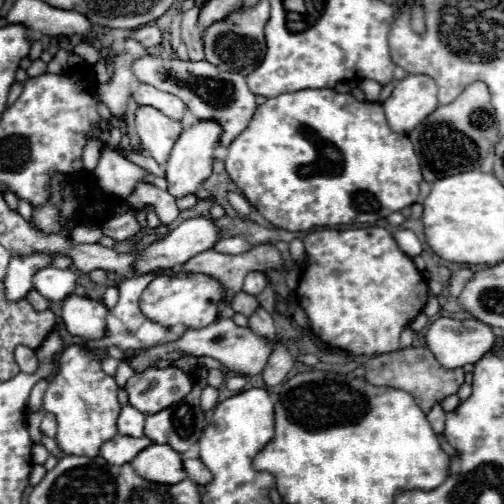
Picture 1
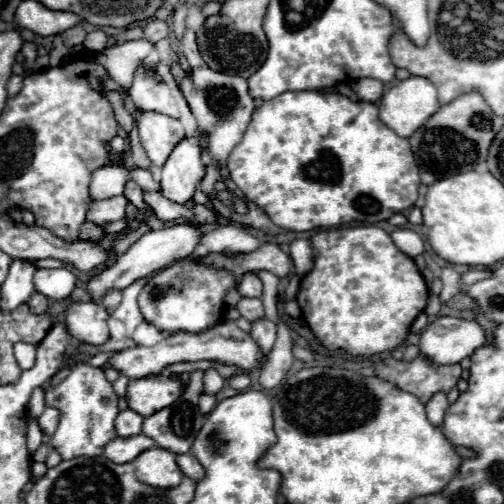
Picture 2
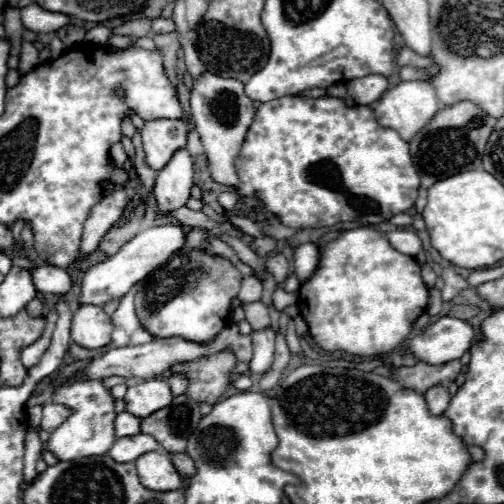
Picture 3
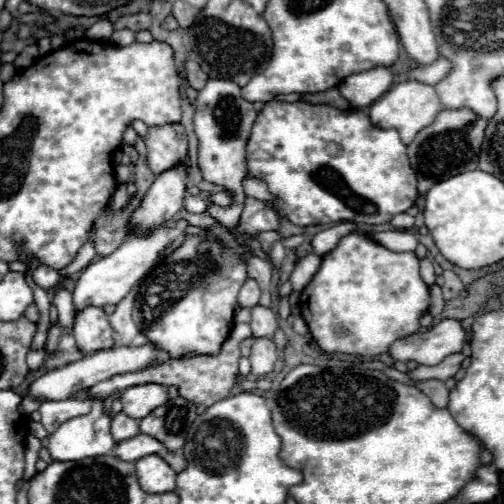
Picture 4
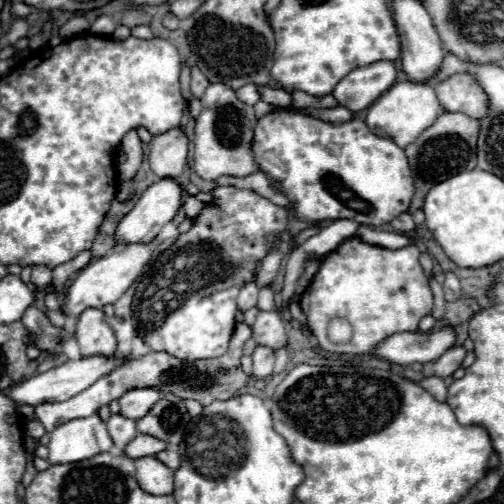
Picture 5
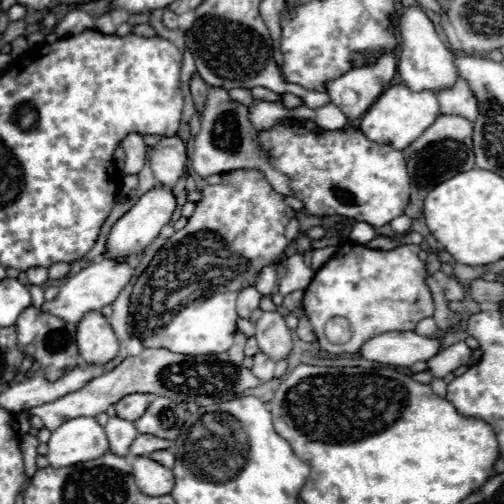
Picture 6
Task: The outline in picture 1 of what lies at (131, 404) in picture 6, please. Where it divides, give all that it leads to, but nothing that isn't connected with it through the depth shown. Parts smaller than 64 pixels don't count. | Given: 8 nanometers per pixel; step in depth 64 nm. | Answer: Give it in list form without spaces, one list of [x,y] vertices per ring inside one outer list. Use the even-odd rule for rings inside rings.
[[[150,366],[142,372],[136,372],[126,382],[130,404],[144,414],[156,414],[184,400],[192,392],[192,386],[194,378],[174,366]]]

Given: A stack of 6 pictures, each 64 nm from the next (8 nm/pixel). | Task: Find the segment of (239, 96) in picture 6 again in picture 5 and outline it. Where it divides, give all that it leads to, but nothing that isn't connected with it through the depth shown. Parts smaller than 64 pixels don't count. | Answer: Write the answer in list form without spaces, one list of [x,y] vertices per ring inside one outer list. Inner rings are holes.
[[[246,84],[244,88],[238,88],[236,96],[240,96],[240,100],[244,100],[244,104],[256,104],[260,100],[260,92],[258,92],[256,84]]]

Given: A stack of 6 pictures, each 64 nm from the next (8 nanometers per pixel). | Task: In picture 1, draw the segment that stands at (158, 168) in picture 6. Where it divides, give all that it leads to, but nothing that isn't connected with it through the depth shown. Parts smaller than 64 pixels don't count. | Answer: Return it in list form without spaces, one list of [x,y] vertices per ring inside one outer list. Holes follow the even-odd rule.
[[[138,106],[136,110],[136,134],[140,144],[152,154],[158,164],[166,164],[174,142],[182,132],[182,124],[164,116],[152,106]]]

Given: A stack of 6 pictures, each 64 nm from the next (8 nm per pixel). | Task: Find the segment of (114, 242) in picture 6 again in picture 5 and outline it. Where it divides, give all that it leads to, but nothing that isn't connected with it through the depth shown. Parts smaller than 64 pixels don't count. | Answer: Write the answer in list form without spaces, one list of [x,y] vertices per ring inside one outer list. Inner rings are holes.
[[[174,178],[154,182],[138,200],[138,204],[120,220],[118,242],[150,242],[160,228],[170,222],[182,206],[182,186]]]

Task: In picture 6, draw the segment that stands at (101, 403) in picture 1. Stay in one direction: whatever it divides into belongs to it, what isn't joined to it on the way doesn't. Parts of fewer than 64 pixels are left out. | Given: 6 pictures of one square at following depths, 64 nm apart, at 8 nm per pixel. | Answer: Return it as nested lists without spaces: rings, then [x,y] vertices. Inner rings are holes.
[[[96,418],[66,420],[48,440],[48,462],[54,468],[94,460],[108,452],[108,438]]]

